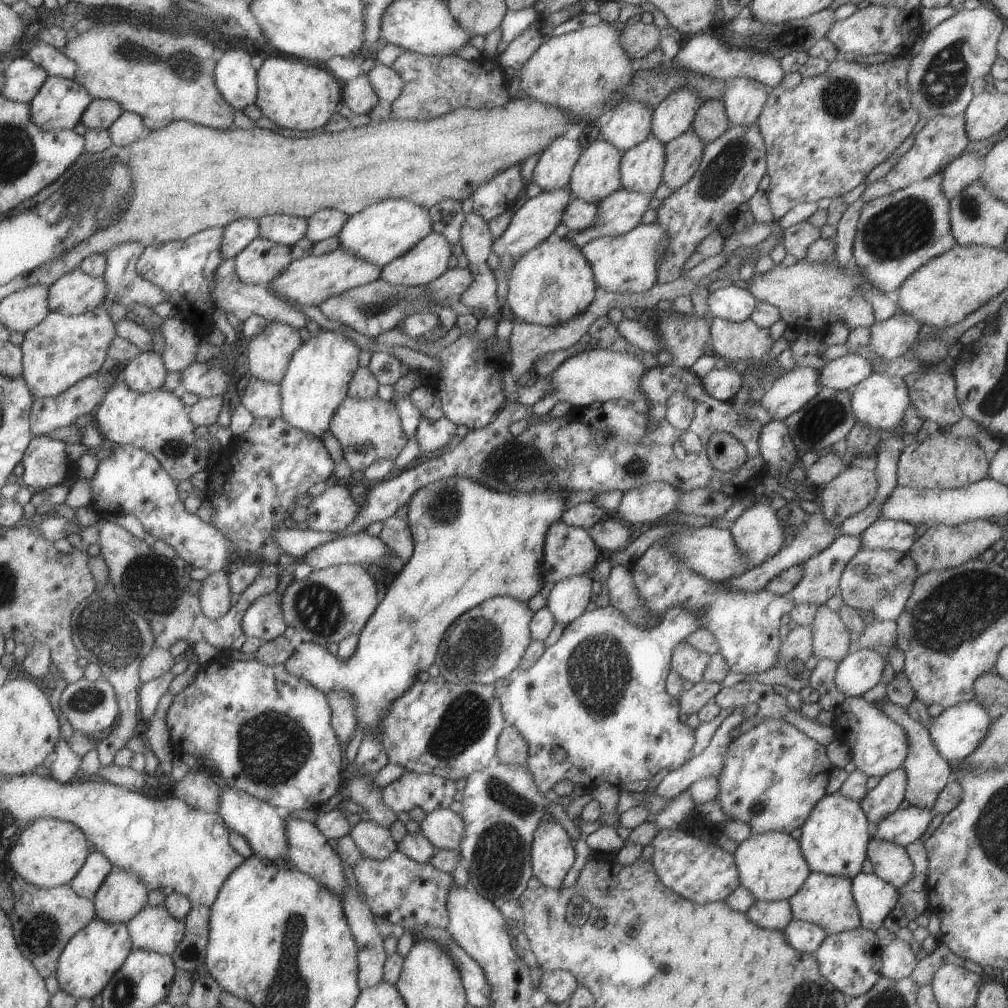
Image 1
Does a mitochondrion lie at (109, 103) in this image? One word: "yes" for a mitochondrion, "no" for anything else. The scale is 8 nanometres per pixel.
no

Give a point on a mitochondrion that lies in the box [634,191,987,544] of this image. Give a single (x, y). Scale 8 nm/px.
(903, 227)

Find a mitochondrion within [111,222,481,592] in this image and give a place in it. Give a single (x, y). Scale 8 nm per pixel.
(444, 508)

